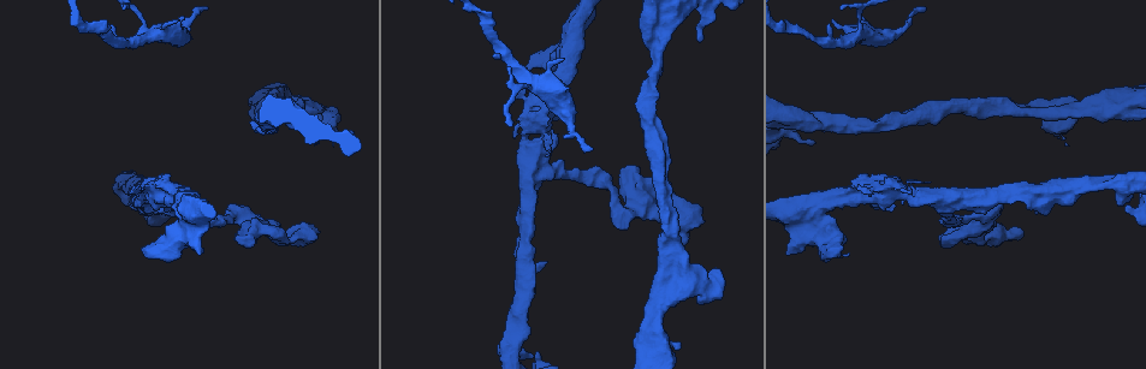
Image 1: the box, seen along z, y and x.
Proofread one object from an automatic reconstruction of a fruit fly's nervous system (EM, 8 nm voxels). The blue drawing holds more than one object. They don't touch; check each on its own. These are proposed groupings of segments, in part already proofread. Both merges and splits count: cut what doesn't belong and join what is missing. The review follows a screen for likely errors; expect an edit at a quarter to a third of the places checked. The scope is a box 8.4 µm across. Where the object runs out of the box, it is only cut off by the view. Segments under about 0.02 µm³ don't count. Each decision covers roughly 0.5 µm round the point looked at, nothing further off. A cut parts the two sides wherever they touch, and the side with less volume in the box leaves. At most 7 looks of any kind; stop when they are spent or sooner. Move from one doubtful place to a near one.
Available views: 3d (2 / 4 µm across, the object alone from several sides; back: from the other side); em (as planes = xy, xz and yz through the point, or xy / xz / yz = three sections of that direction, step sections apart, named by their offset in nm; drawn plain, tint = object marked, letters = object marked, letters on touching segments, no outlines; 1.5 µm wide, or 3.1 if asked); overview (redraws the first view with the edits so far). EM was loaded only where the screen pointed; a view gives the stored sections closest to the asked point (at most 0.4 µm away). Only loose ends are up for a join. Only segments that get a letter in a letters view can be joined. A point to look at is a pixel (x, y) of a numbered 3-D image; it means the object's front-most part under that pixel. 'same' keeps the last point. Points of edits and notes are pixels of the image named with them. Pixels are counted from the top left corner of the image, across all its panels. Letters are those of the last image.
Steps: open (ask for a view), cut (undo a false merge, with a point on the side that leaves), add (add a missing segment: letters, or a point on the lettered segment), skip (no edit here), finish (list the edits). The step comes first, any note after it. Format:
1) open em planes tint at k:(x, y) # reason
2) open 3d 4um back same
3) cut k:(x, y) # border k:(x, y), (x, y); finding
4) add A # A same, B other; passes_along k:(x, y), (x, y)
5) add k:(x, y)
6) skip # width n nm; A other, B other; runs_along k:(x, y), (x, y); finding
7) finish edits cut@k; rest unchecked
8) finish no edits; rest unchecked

open em 3.1um planes letters at 1:(512, 347) # abrupt turn

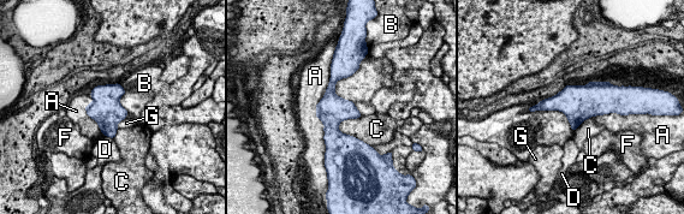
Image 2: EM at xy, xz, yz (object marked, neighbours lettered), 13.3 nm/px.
skip # width 400 nm; A other, B other, C other, D other, F other, G other; border 2:(331, 67), (316, 105), (325, 146); one neuron here

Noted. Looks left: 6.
open em yz step 8 letters at 1:(1038, 213) # an open end

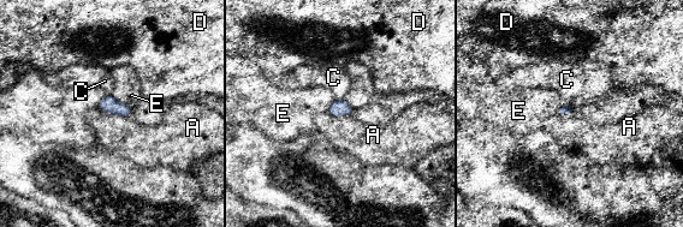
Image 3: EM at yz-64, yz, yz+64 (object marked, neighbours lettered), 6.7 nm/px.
open em planes letters same

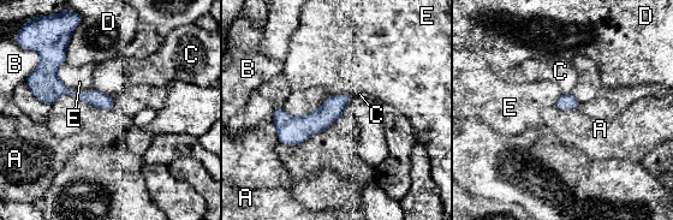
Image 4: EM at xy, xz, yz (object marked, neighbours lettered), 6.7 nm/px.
skip # A other, B other, C other, D other, E other; runs_along 4:(347, 97), (320, 120), (281, 138); none of them fits

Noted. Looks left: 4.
open em planes letters at 1:(882, 37) # thick turns thin

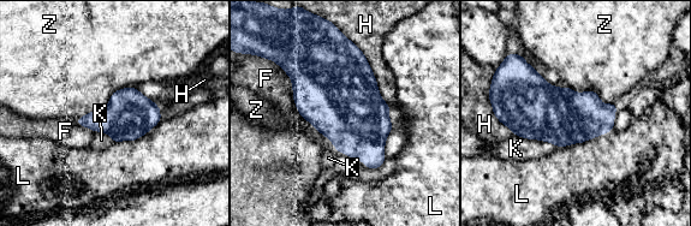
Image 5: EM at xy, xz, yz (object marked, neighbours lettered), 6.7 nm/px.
skip # F other, H other, K other, L other, Z other; one neuron here

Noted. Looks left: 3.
finish no edits; rest unchecked

